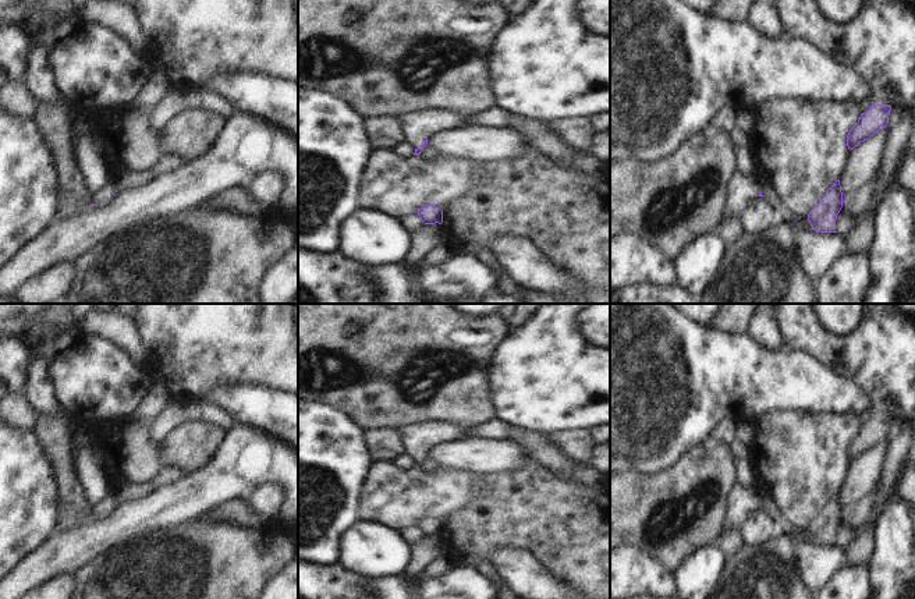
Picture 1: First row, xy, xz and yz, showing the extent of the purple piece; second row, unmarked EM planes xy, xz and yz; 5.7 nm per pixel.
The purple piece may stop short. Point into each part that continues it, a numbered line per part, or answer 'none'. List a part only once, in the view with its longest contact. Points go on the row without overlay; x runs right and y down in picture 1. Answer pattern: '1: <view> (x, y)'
1: xz (418, 438)

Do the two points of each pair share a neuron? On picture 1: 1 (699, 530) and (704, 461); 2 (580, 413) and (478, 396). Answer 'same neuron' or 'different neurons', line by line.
1: same neuron
2: different neurons

